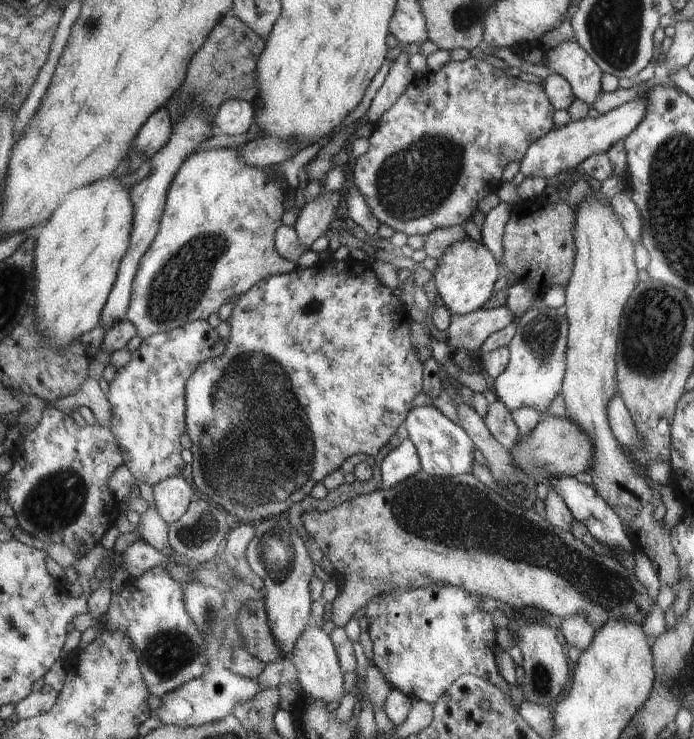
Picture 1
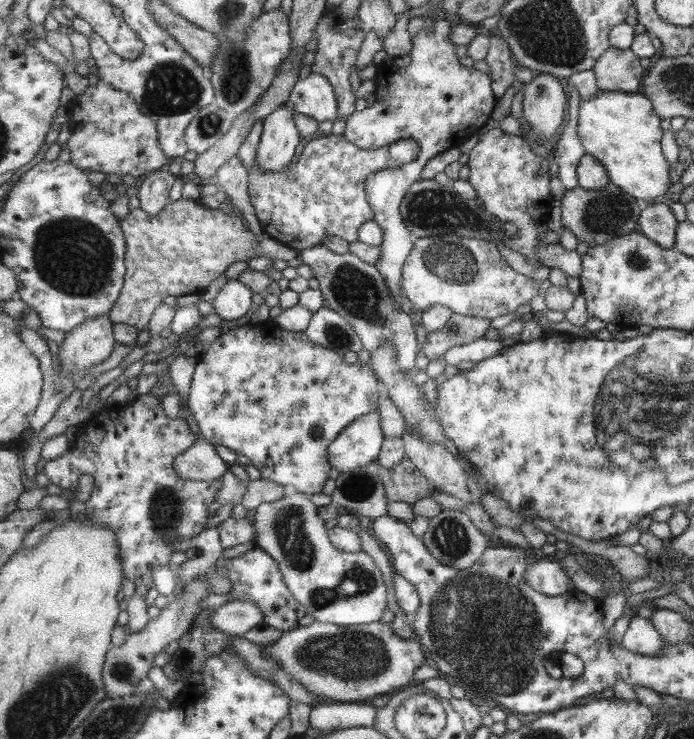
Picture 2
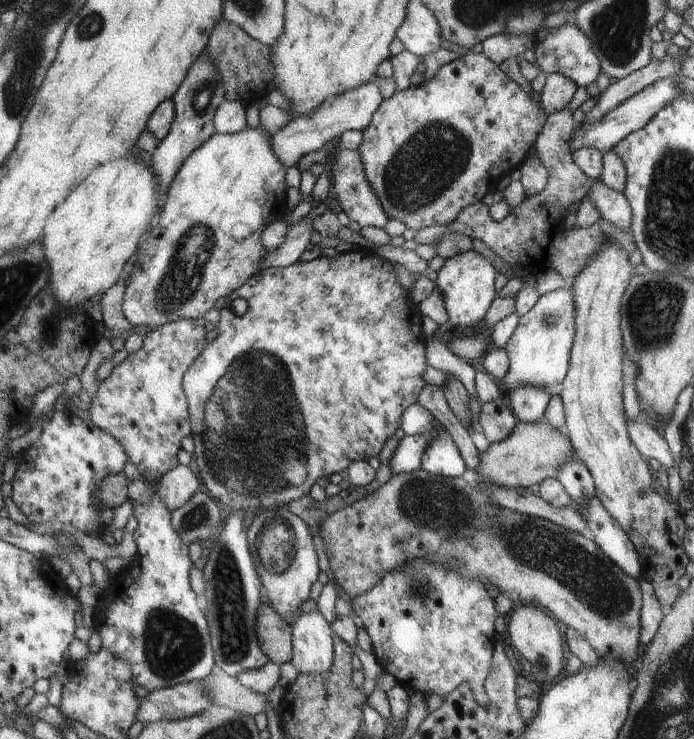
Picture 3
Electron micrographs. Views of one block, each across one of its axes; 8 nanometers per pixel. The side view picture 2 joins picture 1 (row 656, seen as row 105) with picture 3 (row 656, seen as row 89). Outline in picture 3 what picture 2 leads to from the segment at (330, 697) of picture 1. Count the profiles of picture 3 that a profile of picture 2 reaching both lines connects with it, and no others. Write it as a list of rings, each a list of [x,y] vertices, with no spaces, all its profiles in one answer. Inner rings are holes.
[[[321,610],[301,612],[293,624],[295,658],[293,664],[299,672],[327,672],[335,656],[333,624]]]

